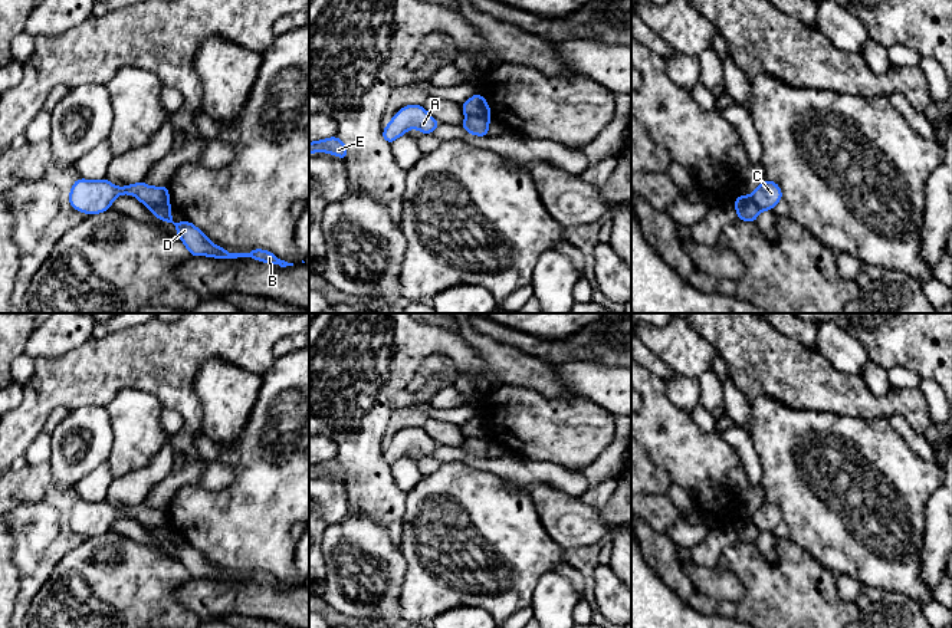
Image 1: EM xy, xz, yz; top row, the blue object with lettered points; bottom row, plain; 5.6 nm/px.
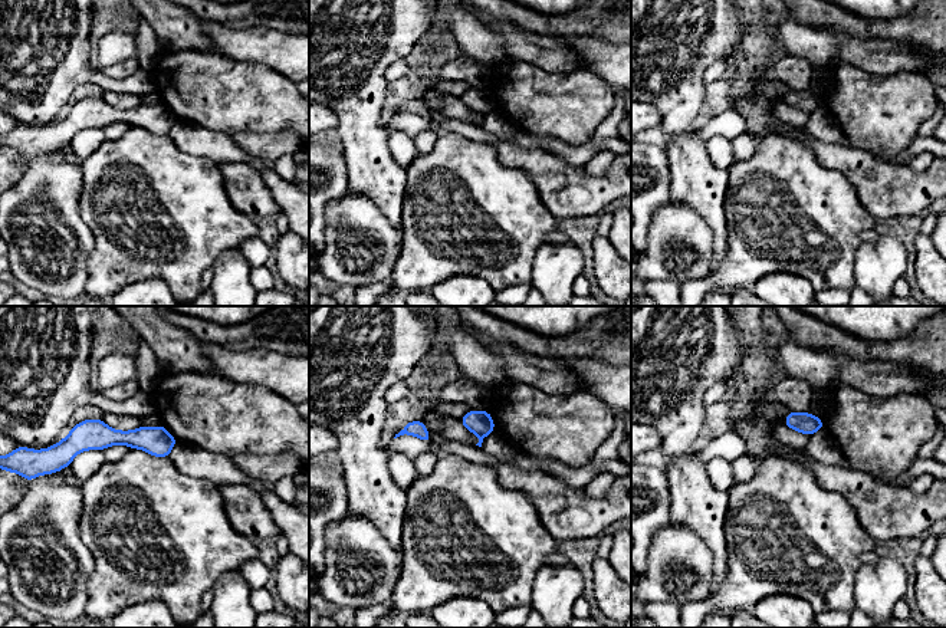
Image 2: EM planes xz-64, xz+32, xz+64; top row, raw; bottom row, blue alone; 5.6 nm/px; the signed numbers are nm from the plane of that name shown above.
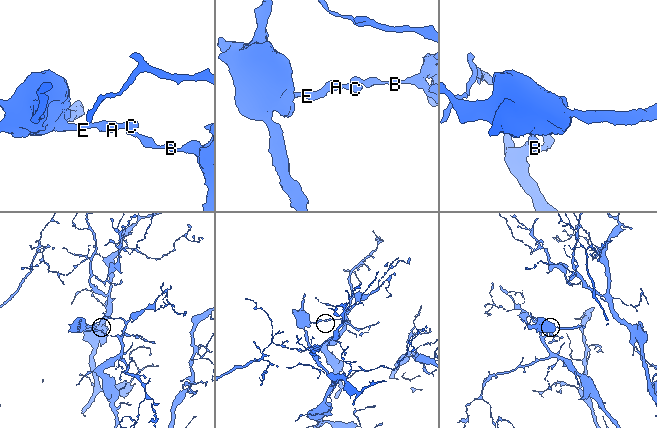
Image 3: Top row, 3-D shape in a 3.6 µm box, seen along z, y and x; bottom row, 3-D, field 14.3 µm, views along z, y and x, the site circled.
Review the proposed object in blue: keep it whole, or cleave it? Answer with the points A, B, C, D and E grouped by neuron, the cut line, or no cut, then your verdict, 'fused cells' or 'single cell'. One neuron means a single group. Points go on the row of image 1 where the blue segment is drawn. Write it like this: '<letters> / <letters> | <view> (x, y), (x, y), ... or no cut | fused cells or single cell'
A C E / B D | xz (466, 114), (489, 118) | fused cells

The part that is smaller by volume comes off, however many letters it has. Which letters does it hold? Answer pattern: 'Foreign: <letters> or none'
Foreign: A, C, E

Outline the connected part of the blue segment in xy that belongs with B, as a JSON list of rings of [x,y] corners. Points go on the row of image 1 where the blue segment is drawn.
[[[160,204],[154,207],[147,207],[155,217],[163,221],[173,223],[178,233],[180,240],[188,249],[191,256],[211,256],[216,259],[237,259],[237,257],[252,257],[257,262],[272,263],[280,267],[293,266],[285,260],[279,260],[273,253],[267,250],[255,249],[247,253],[229,253],[223,247],[213,244],[206,234],[197,228],[190,221],[174,223],[171,217],[170,204]]]

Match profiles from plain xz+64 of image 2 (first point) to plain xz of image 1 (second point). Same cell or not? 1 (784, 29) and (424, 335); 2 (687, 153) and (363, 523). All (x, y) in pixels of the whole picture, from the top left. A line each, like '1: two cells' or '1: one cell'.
1: one cell
2: two cells

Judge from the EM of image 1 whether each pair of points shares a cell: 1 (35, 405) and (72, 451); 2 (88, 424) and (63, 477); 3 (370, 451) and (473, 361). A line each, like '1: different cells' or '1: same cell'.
1: different cells
2: same cell
3: same cell

